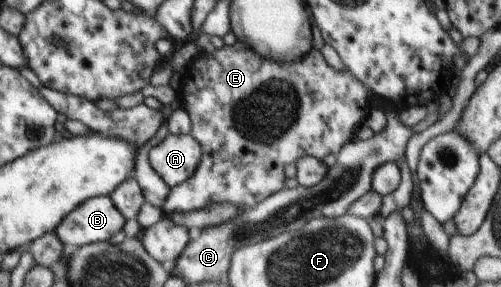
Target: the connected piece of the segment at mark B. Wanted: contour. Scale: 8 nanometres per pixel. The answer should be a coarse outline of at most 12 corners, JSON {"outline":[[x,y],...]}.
{"outline":[[110,196],[71,211],[54,230],[65,253],[123,231]]}

